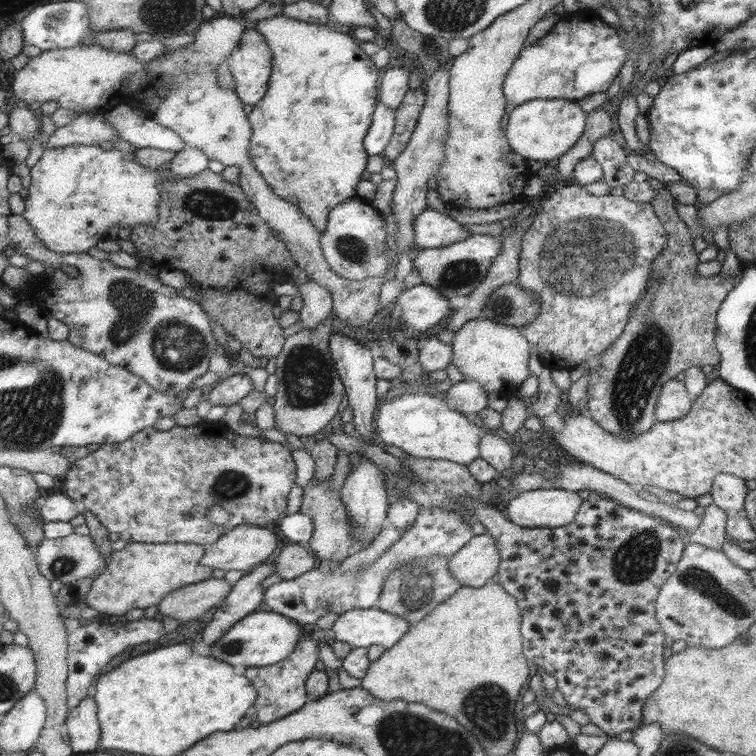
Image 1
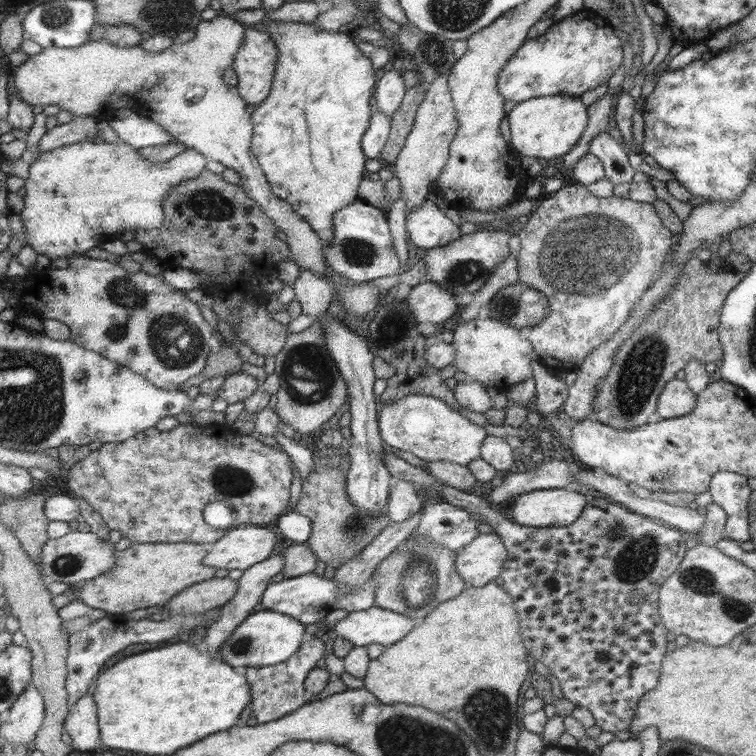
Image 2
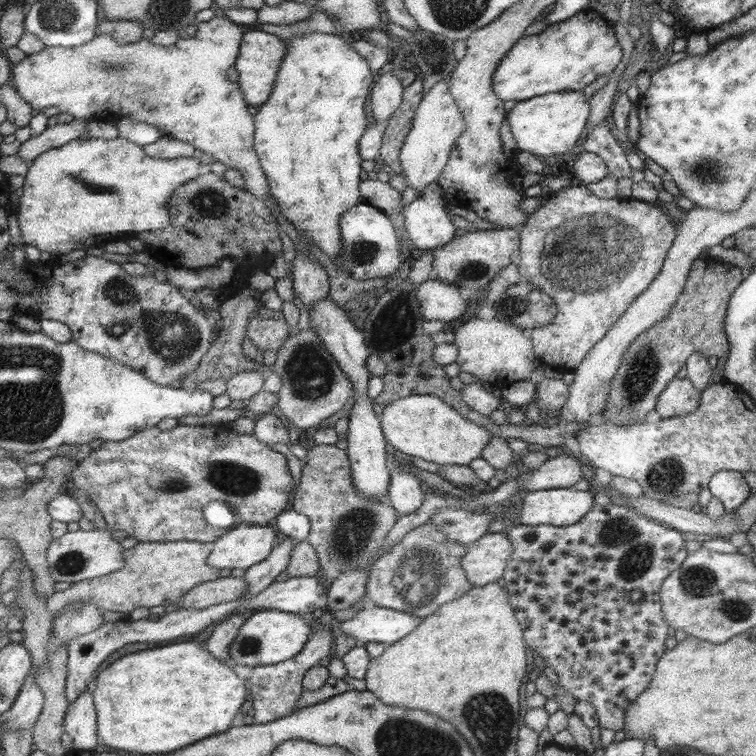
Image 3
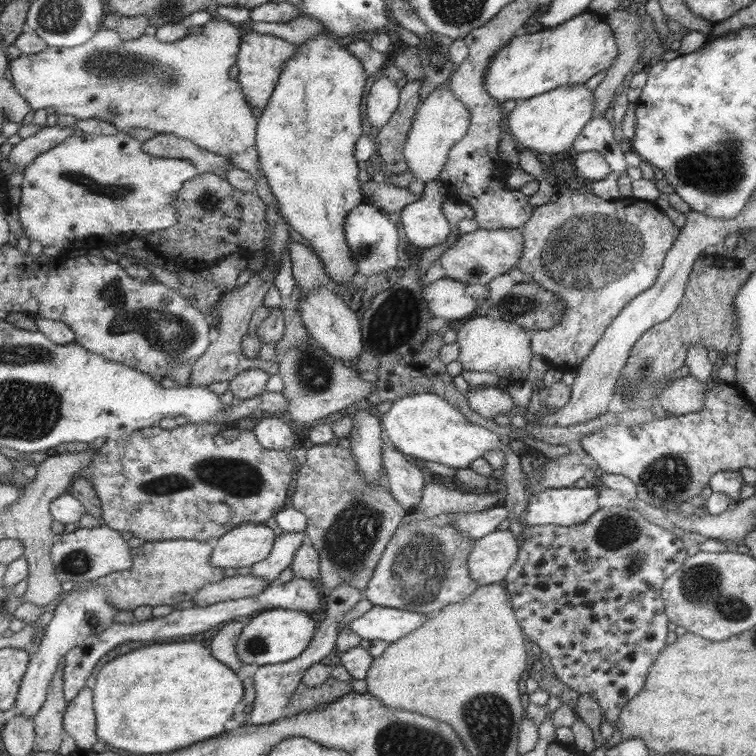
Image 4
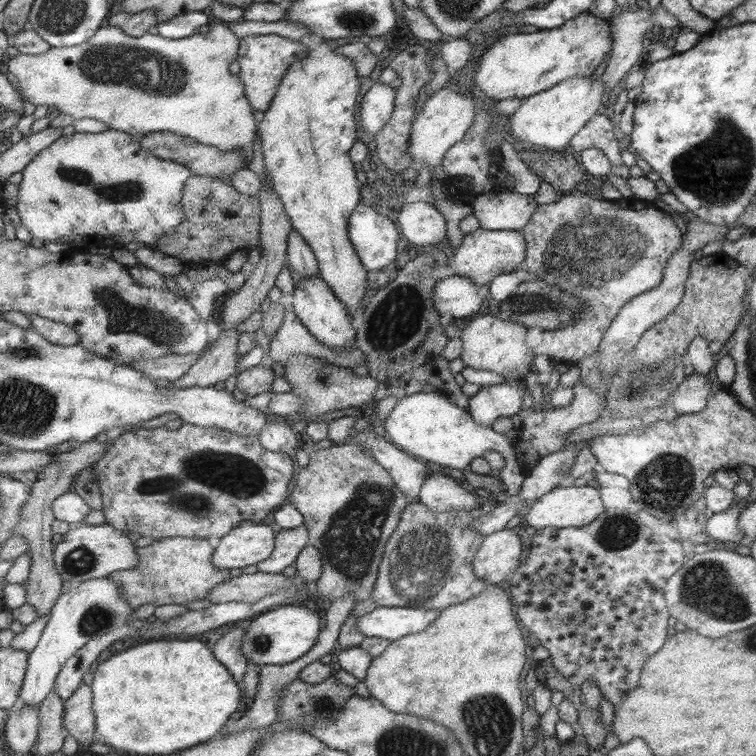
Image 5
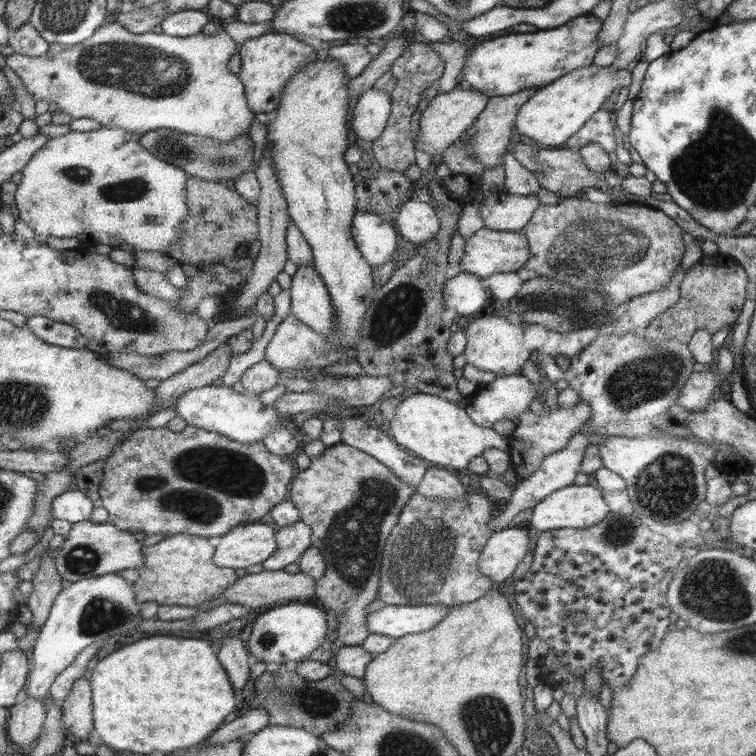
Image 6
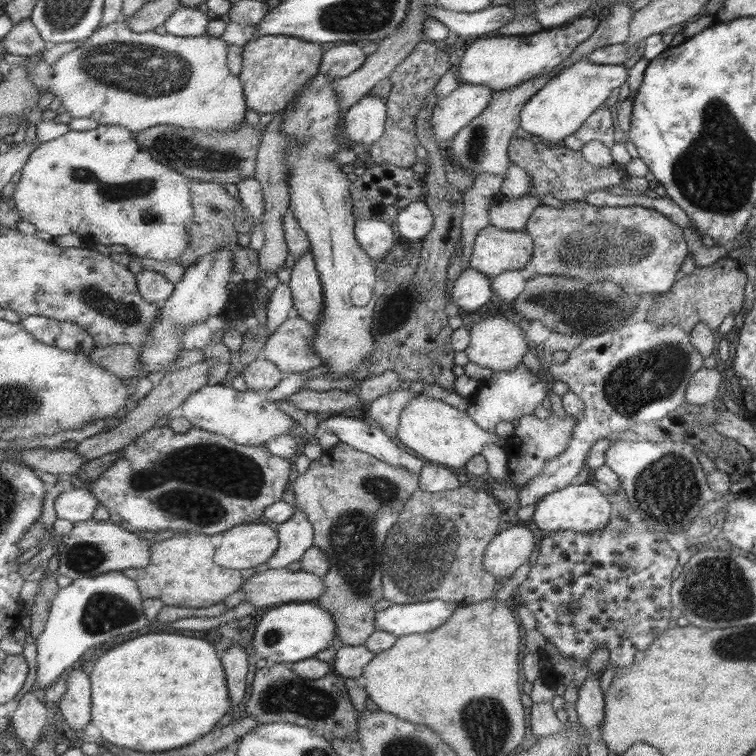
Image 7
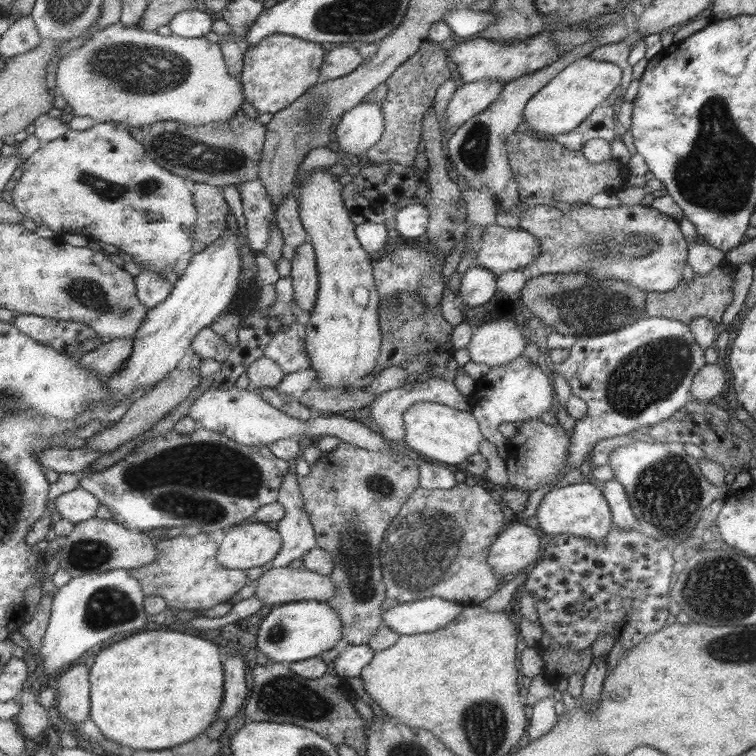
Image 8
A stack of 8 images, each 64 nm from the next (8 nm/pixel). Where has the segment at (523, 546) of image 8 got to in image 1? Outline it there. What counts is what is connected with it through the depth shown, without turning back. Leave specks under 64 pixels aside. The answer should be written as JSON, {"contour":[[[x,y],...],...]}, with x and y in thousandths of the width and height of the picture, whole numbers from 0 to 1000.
{"contour":[[[647,706],[627,708],[593,739],[591,754],[610,775],[636,778],[659,757],[660,725]]]}

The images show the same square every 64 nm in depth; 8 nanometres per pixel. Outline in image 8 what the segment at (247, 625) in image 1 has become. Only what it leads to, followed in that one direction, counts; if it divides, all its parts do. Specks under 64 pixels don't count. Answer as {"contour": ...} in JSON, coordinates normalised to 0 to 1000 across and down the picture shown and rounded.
{"contour":[[[397,794],[374,798],[361,804],[344,823],[337,854],[351,865],[356,876],[389,877],[422,869],[425,862],[438,860],[451,844],[451,819],[447,810],[433,798],[418,794]]]}

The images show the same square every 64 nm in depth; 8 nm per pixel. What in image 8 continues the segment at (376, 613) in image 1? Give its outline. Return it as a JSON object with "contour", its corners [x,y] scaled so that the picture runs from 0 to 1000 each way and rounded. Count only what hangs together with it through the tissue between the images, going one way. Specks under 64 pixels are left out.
{"contour":[[[569,788],[557,794],[526,798],[517,806],[507,807],[507,827],[512,827],[529,840],[562,839],[581,833],[599,824],[614,807],[612,799],[604,795],[593,795],[579,788]]]}

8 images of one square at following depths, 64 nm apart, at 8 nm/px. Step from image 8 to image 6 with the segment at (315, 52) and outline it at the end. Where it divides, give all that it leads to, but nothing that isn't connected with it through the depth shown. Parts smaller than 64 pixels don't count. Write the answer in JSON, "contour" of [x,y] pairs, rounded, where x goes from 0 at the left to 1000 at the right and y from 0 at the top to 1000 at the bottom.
{"contour":[[[364,42],[327,52],[313,66],[317,74],[317,94],[313,101],[324,114],[325,136],[333,149],[362,148],[373,132],[372,123],[380,107],[394,93],[399,93],[405,85],[411,85],[422,75],[421,69],[411,61],[403,60],[385,46]]]}

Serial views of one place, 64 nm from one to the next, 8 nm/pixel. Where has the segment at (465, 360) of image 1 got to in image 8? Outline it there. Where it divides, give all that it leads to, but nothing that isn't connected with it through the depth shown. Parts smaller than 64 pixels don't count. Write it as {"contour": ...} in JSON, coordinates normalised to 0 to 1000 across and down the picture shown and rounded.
{"contour":[[[655,423],[634,430],[616,462],[623,479],[656,485],[687,474],[696,451],[680,427]]]}

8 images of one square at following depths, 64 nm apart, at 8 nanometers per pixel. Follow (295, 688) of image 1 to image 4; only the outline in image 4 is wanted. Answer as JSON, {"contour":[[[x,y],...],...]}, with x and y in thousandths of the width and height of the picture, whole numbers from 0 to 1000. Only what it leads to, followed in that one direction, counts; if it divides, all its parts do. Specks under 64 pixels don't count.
{"contour":[[[452,770],[450,775],[442,778],[433,788],[431,806],[429,810],[430,816],[422,824],[422,831],[417,835],[417,841],[413,849],[407,852],[405,860],[401,861],[398,866],[392,868],[390,872],[381,873],[378,877],[351,878],[340,882],[340,886],[332,896],[337,914],[336,926],[329,934],[329,939],[327,940],[328,948],[323,958],[345,960],[358,958],[381,947],[380,940],[377,940],[377,934],[380,934],[380,929],[382,929],[382,922],[388,911],[397,905],[399,892],[409,881],[422,877],[425,870],[433,868],[433,865],[440,860],[440,854],[443,854],[447,843],[446,831],[448,831],[448,823],[451,823],[454,812],[456,812],[459,807],[464,807],[479,791],[480,786],[470,780],[470,776],[462,775],[458,770]]]}

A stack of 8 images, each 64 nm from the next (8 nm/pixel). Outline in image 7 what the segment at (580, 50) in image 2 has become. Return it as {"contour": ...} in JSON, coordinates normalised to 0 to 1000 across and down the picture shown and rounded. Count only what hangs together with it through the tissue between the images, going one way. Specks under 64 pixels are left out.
{"contour":[[[778,20],[758,25],[747,37],[717,38],[702,46],[630,50],[614,60],[614,65],[608,67],[604,95],[610,97],[610,108],[615,111],[642,114],[649,116],[653,123],[676,119],[702,103],[745,93],[738,90],[738,85],[743,83],[758,65],[765,66],[765,58],[771,56],[792,30],[790,24]]]}

